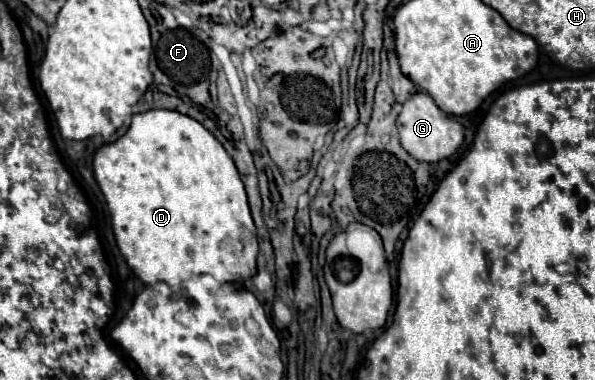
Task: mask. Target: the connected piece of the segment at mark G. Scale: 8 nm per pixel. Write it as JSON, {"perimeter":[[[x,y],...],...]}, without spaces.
{"perimeter":[[[417,92],[403,104],[397,116],[397,128],[401,146],[421,162],[439,162],[449,158],[463,144],[463,126],[445,114],[427,92]]]}

